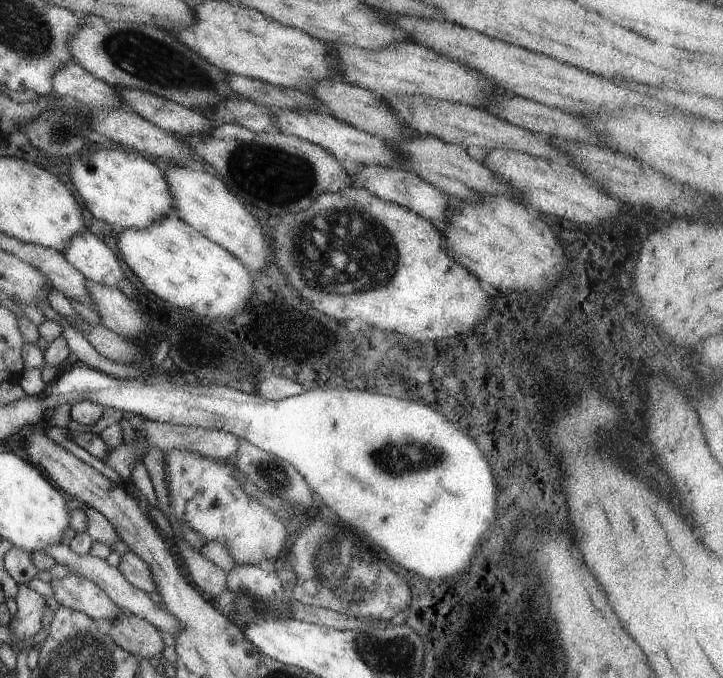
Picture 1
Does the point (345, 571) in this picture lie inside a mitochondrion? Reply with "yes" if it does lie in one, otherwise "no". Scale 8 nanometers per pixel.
yes

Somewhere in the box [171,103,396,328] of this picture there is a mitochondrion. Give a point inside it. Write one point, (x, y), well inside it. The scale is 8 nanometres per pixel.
(245, 153)

